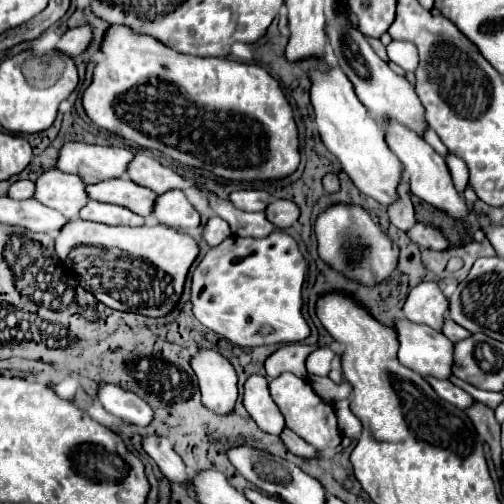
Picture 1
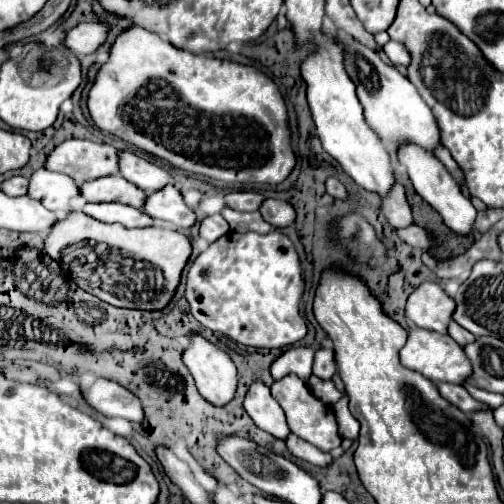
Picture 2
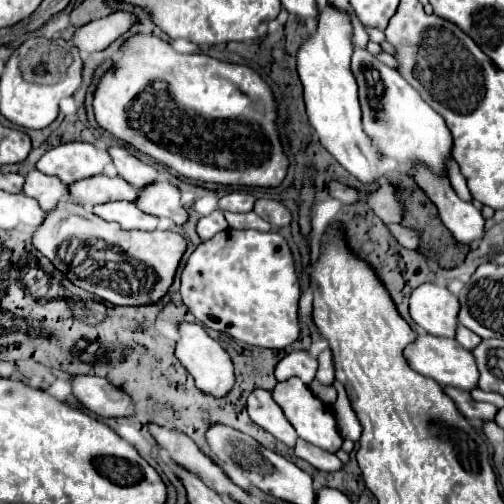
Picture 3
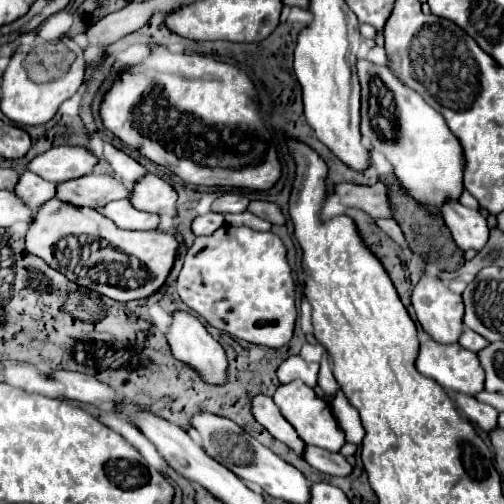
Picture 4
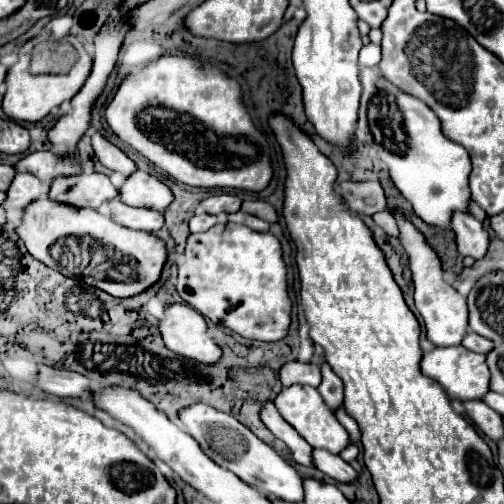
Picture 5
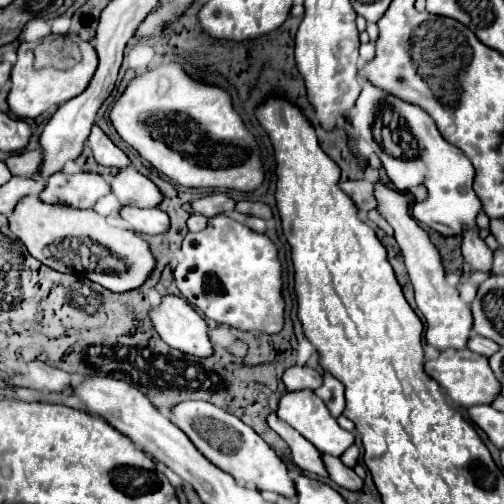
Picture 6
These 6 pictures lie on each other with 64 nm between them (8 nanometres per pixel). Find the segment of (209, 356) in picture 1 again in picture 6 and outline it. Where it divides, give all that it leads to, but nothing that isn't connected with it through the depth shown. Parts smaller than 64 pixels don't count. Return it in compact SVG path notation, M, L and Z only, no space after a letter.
M166 294L162 302L150 310L150 320L154 330L170 348L192 356L212 354L204 318L182 296Z

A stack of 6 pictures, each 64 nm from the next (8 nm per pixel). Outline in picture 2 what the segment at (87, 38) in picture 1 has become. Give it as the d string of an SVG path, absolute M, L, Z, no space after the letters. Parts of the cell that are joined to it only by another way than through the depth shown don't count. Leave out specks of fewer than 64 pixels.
M84 22L72 28L64 40L64 44L74 52L74 54L92 54L96 52L104 42L106 36L110 34L112 26L108 22Z

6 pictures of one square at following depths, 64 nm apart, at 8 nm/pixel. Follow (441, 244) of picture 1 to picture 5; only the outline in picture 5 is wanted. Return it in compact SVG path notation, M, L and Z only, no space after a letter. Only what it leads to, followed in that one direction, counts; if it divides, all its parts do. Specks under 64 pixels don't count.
M382 210L382 212L376 212L374 216L372 216L372 220L388 234L388 236L396 236L396 222L394 222L394 218L390 216L390 212L388 210Z

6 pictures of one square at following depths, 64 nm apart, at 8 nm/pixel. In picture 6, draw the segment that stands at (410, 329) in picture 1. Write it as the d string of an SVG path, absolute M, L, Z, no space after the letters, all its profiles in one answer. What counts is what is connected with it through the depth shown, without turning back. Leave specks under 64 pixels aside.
M444 350L436 360L428 360L424 364L426 372L442 386L446 396L458 404L460 408L472 408L476 404L492 404L496 396L500 396L500 382L490 370L488 358L472 352L472 350Z

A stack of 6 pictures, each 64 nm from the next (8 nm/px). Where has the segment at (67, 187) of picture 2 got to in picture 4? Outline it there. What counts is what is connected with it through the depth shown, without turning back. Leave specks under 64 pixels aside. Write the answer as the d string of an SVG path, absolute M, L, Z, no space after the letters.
M22 172L20 174L20 180L14 188L14 194L24 198L26 204L36 210L36 206L40 206L42 202L54 198L56 194L56 184L54 182L48 182L44 178L40 178L38 174L34 172Z

